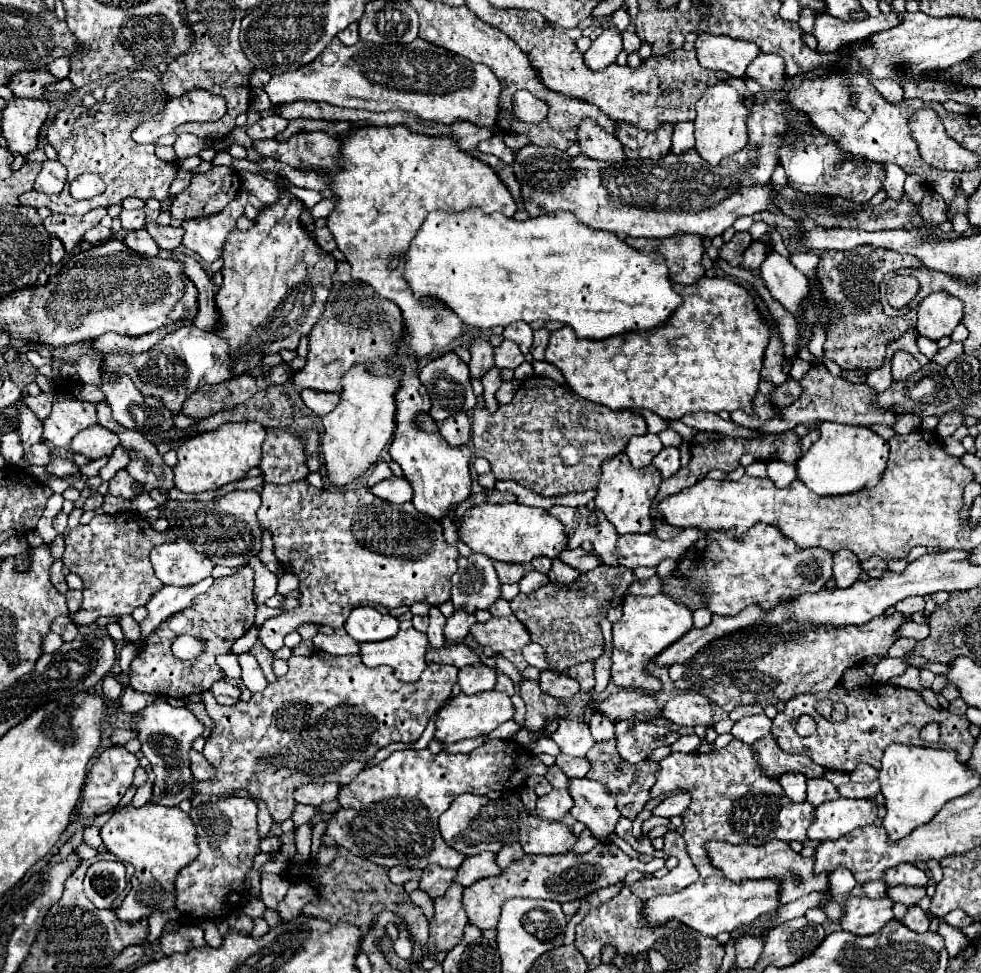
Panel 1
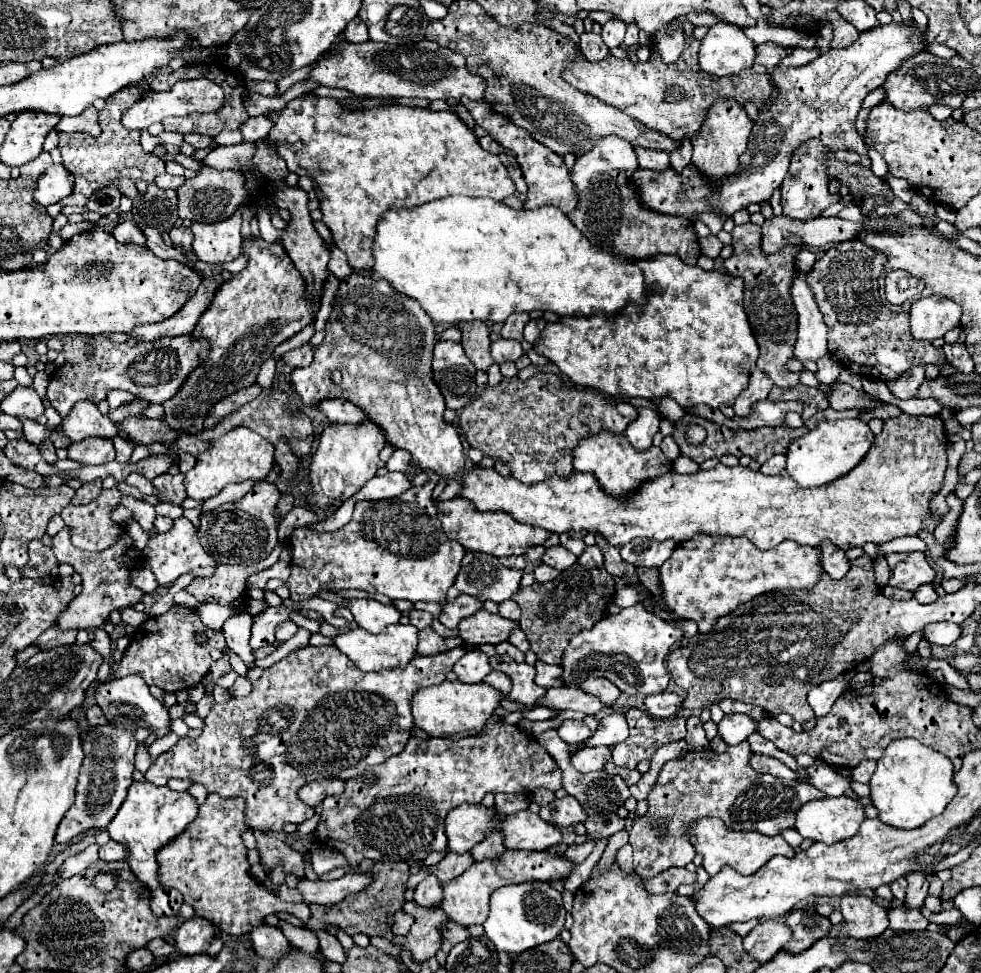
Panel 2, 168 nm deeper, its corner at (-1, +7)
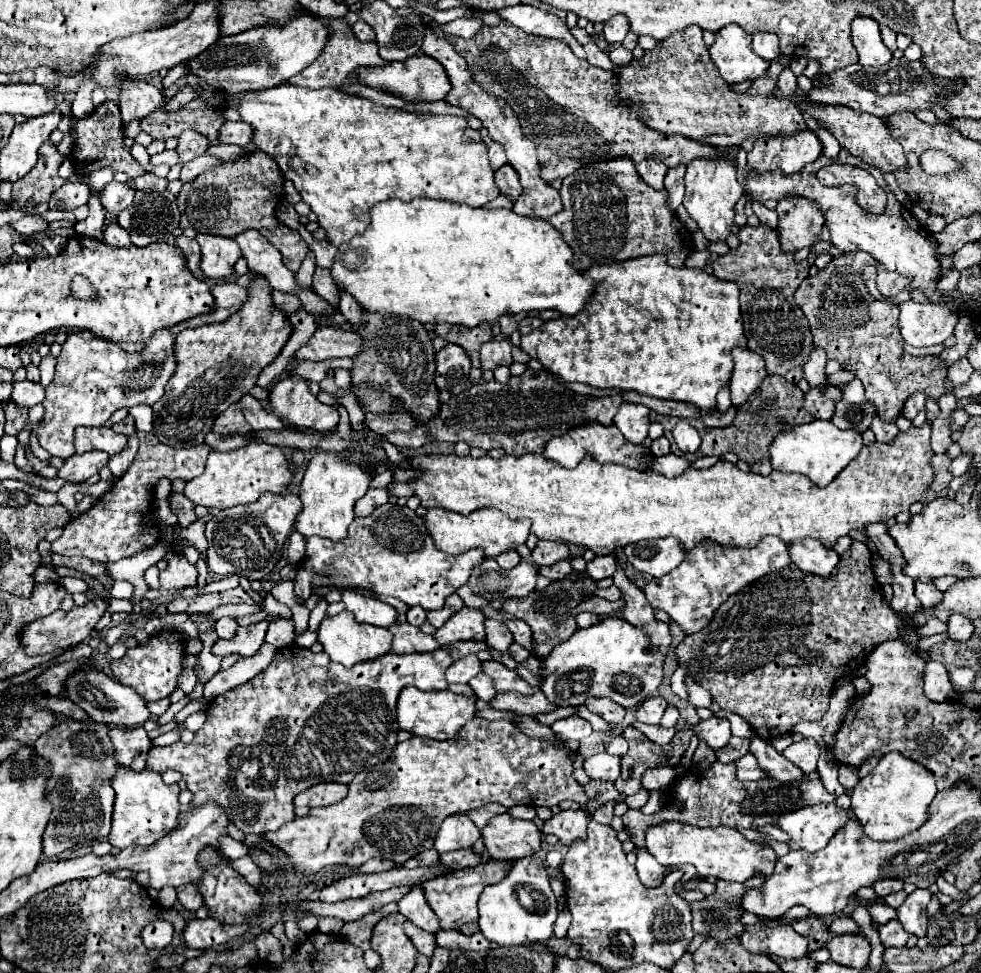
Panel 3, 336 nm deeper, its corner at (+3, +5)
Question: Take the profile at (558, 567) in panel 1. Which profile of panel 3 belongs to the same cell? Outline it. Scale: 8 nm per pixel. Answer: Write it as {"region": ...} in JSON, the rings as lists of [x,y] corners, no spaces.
{"region":[[[540,539],[538,545],[532,549],[532,561],[542,567],[542,565],[554,565],[558,559],[564,559],[570,555],[570,547],[564,541],[546,541]]]}

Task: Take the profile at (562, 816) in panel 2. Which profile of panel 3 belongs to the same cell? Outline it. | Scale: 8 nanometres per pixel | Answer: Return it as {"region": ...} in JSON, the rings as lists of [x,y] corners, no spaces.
{"region":[[[582,809],[578,811],[560,811],[544,825],[544,835],[556,835],[562,845],[570,845],[576,839],[586,841],[588,817]]]}

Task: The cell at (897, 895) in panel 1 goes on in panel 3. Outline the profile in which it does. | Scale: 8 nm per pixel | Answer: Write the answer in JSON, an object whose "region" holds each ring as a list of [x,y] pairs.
{"region":[[[880,879],[878,883],[872,885],[872,889],[874,889],[874,893],[876,893],[878,897],[886,897],[886,895],[890,895],[890,893],[900,891],[900,889],[902,889],[902,881],[900,881],[900,879]]]}

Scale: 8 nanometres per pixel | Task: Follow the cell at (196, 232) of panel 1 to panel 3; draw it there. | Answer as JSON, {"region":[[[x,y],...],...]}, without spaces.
{"region":[[[198,235],[202,247],[202,271],[210,279],[230,279],[234,275],[234,263],[240,259],[240,247],[230,237]]]}

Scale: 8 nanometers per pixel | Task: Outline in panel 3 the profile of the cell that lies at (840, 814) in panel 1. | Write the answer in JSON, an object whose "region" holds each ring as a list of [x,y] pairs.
{"region":[[[820,803],[782,815],[776,821],[776,827],[788,833],[790,841],[794,841],[800,849],[814,853],[826,847],[838,827],[846,823],[846,817],[846,811],[836,803]]]}

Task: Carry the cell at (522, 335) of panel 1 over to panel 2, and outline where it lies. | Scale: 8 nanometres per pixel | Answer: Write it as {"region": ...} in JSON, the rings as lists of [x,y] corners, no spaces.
{"region":[[[514,313],[514,315],[510,315],[510,317],[504,321],[504,327],[502,327],[500,335],[502,335],[504,339],[516,339],[516,341],[524,341],[522,331],[524,331],[524,327],[526,327],[528,319],[530,319],[530,317],[528,317],[526,313]]]}

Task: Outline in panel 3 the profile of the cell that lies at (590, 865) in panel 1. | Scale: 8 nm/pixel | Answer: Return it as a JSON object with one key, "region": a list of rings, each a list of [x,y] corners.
{"region":[[[482,861],[476,867],[466,867],[466,869],[458,869],[452,871],[450,875],[442,875],[438,879],[430,879],[426,883],[422,883],[422,891],[426,895],[428,905],[432,907],[432,911],[438,915],[440,919],[440,927],[442,929],[460,929],[464,923],[476,921],[476,903],[480,893],[484,891],[486,885],[490,883],[498,883],[498,879],[506,877],[510,863],[508,861]]]}

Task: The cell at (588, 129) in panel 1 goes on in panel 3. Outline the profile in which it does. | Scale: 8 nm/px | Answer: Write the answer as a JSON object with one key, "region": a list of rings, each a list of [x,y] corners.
{"region":[[[616,159],[606,163],[588,163],[586,167],[580,167],[570,177],[564,179],[562,189],[562,211],[548,217],[548,223],[562,233],[562,239],[570,245],[574,253],[574,269],[588,269],[592,265],[610,265],[642,255],[654,255],[662,253],[666,255],[668,263],[672,267],[684,267],[686,257],[692,253],[692,235],[684,225],[678,221],[678,217],[666,207],[666,191],[654,191],[646,183],[642,183],[642,177],[636,173],[634,163],[630,159]]]}

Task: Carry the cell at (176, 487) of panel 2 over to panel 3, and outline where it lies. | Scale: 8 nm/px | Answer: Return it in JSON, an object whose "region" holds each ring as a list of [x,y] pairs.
{"region":[[[182,493],[178,495],[170,495],[170,505],[172,505],[172,511],[178,515],[178,525],[180,527],[188,527],[190,523],[194,523],[198,517],[194,513],[194,503],[190,503]]]}

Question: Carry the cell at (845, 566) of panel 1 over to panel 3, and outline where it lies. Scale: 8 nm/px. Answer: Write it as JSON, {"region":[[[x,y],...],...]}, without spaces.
{"region":[[[796,539],[788,547],[790,561],[806,573],[830,575],[838,563],[838,553],[834,549],[824,549],[816,539]]]}

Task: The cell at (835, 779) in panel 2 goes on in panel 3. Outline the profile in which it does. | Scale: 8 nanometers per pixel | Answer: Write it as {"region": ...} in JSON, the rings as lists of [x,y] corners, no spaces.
{"region":[[[750,737],[750,753],[758,759],[760,769],[772,779],[802,779],[802,771],[798,771],[798,767],[794,767],[794,763],[790,763],[788,759],[782,759],[782,755],[764,739]]]}

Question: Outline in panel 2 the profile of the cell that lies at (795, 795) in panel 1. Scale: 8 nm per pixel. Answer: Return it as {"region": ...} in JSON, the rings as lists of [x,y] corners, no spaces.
{"region":[[[756,753],[752,757],[752,765],[754,765],[754,769],[758,769],[758,773],[770,773],[770,775],[786,779],[786,781],[796,781],[798,779],[798,773],[794,773],[792,769],[788,769],[784,763],[780,763],[774,757],[766,757],[766,755]]]}

